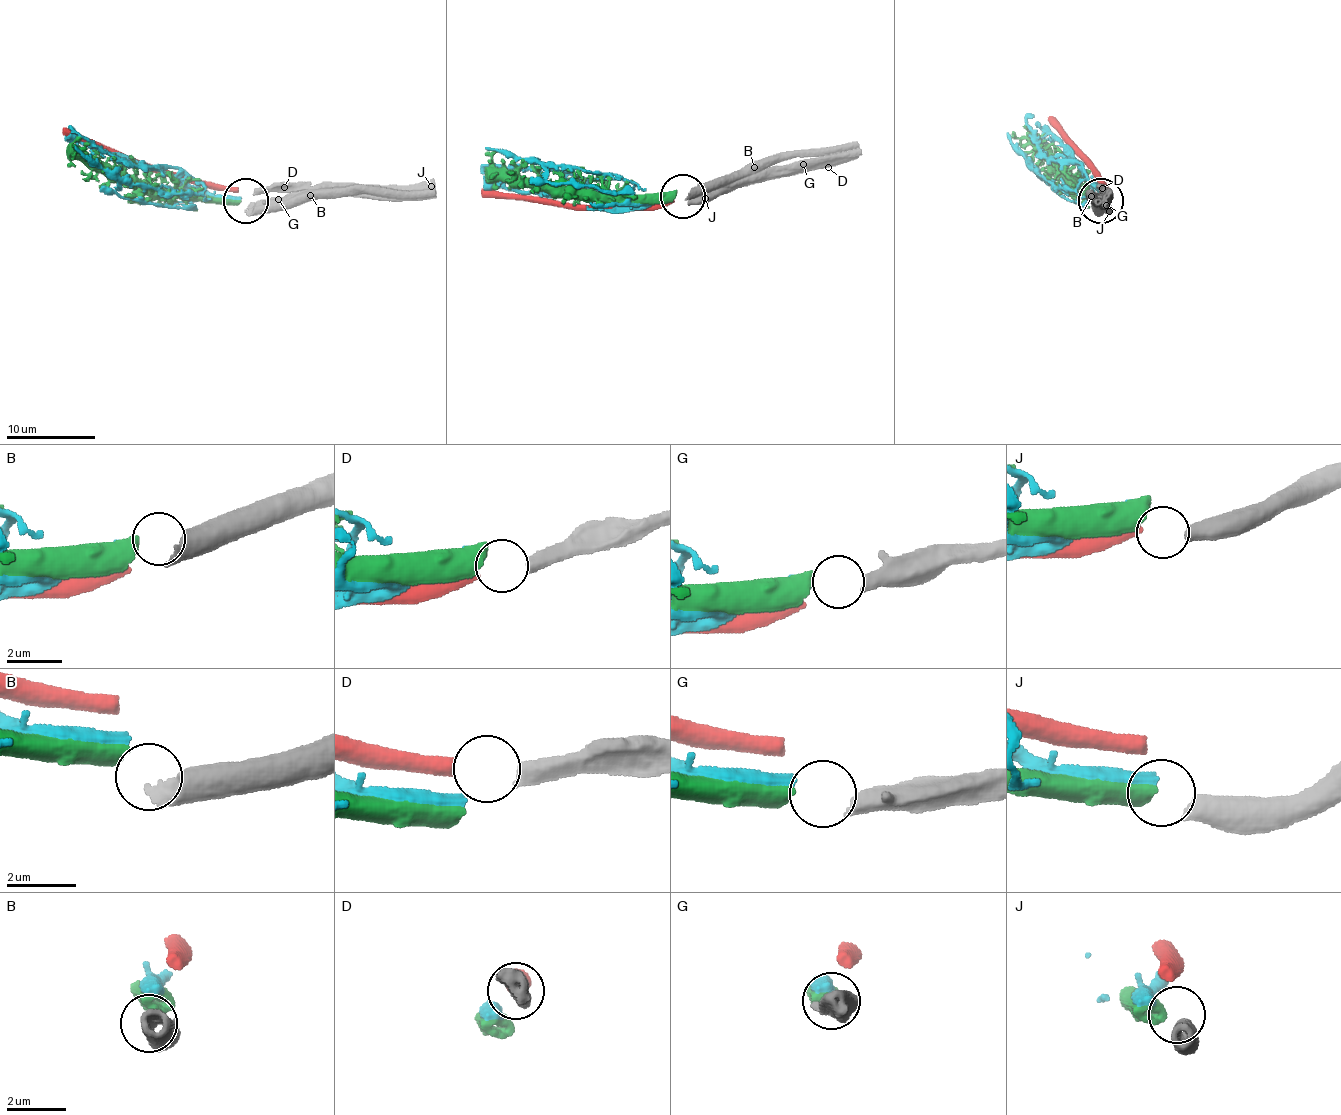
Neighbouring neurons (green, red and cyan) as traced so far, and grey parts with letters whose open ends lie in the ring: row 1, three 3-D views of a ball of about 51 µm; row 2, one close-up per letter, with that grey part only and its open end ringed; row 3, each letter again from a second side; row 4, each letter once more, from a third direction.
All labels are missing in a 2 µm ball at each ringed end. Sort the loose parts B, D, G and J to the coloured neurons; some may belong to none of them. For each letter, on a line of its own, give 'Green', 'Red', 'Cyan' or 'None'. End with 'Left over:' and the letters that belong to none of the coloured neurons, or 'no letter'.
B: Green
D: Red
G: Cyan
J: None
Left over: J

